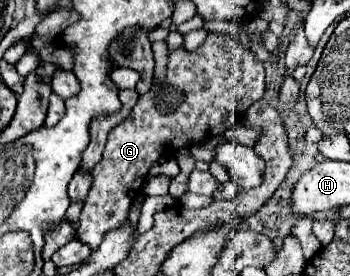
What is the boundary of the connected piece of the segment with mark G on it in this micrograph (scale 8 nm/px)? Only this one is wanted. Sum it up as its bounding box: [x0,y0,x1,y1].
[76,33,264,251]

